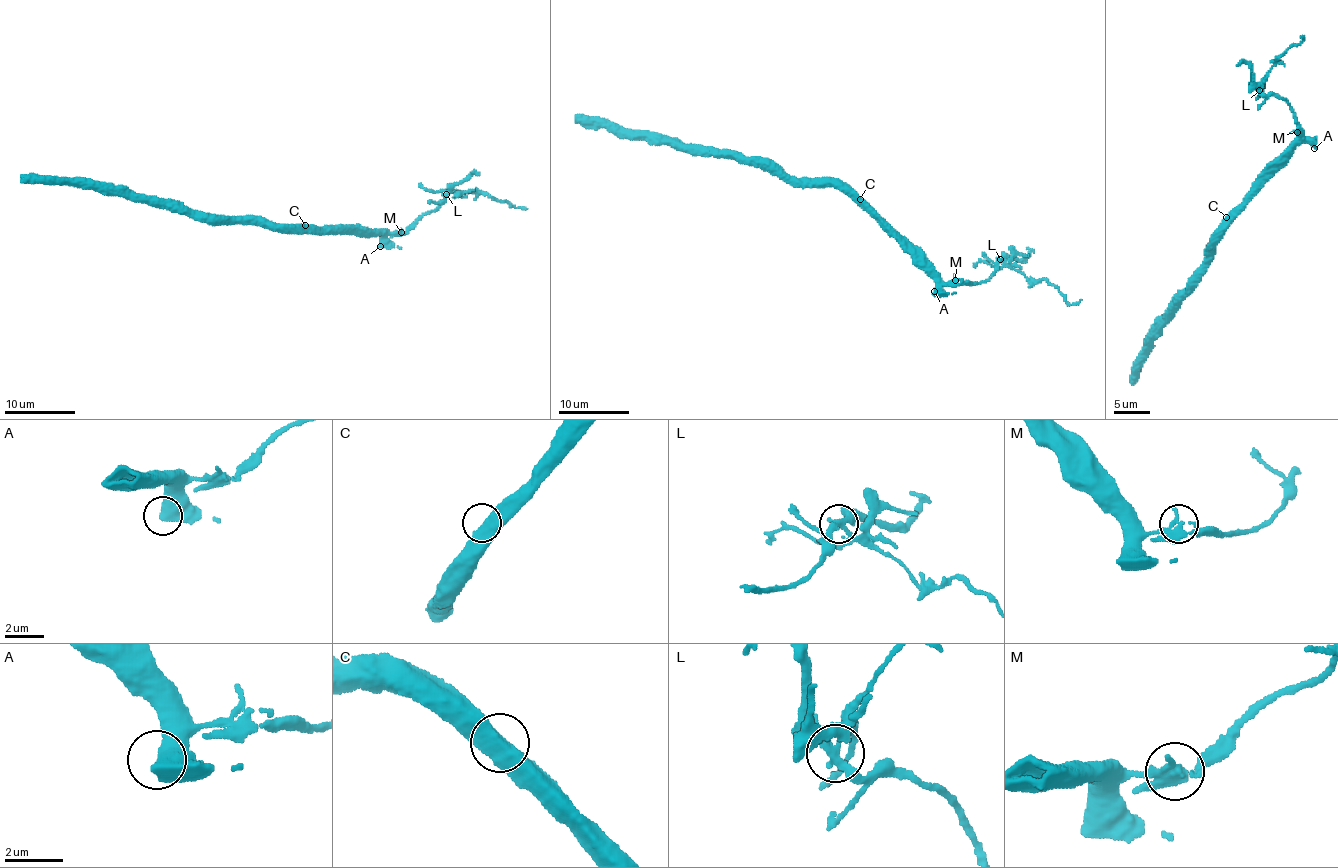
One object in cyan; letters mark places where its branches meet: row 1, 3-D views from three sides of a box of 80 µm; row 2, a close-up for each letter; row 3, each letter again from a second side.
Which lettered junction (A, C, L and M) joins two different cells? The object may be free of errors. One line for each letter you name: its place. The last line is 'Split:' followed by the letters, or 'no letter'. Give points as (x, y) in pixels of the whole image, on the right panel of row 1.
L: (1259, 90)
Split: L

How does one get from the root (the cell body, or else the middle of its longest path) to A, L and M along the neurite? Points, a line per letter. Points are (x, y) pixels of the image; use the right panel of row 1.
A: (1231, 221), (1235, 211), (1297, 145), (1309, 142), (1314, 148)
L: (1231, 221), (1256, 178), (1277, 164), (1300, 136), (1300, 127), (1286, 100), (1265, 96), (1259, 91)
M: (1231, 221), (1256, 178), (1277, 164), (1300, 138), (1297, 132)

